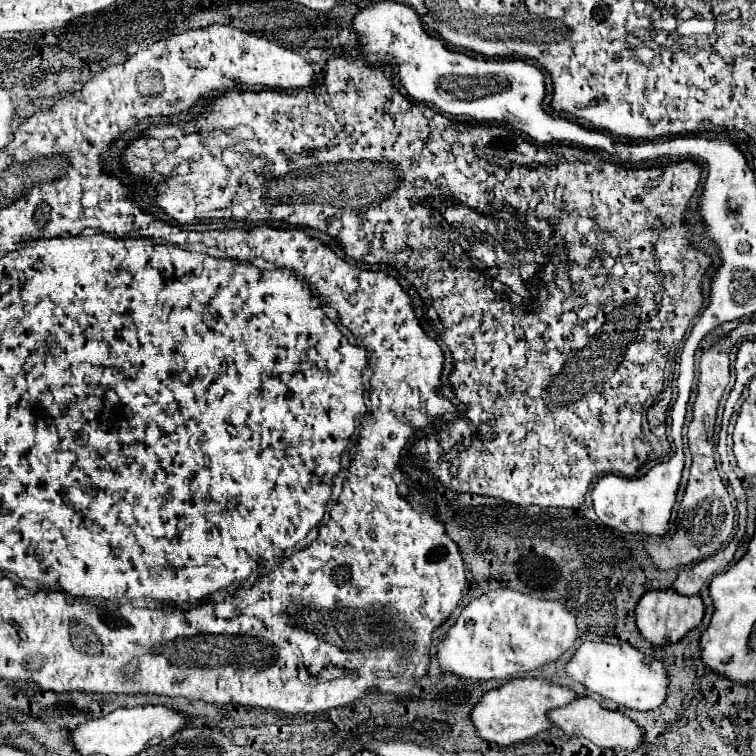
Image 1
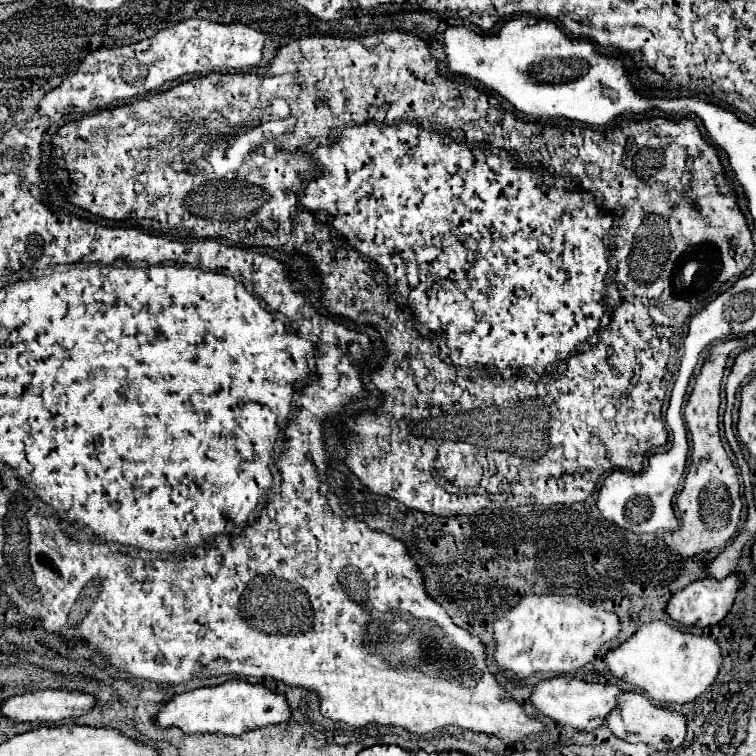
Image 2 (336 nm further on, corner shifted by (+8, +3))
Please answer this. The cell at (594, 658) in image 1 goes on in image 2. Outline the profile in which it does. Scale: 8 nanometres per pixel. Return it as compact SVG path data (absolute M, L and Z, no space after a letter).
M665 621L641 625L629 641L609 651L605 657L611 675L635 685L643 693L649 693L649 699L661 705L683 705L695 701L709 685L715 683L721 661L721 649L715 637L683 633Z

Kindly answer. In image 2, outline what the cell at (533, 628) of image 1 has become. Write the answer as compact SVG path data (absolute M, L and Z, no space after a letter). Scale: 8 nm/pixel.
M527 595L495 623L495 653L499 667L529 677L533 673L567 675L597 657L597 651L619 637L621 621L615 613L577 603L571 595Z

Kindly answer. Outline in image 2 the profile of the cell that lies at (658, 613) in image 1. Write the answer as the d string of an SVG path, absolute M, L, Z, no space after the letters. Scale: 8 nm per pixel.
M729 575L727 579L711 579L711 577L705 577L701 581L695 581L691 583L689 587L685 587L683 591L675 593L669 603L667 603L667 613L673 621L679 621L687 627L691 625L699 625L699 627L711 627L715 623L719 623L721 619L725 619L725 615L729 613L729 609L733 607L733 601L735 601L735 595L737 591L741 589L743 585L743 579L739 575Z

